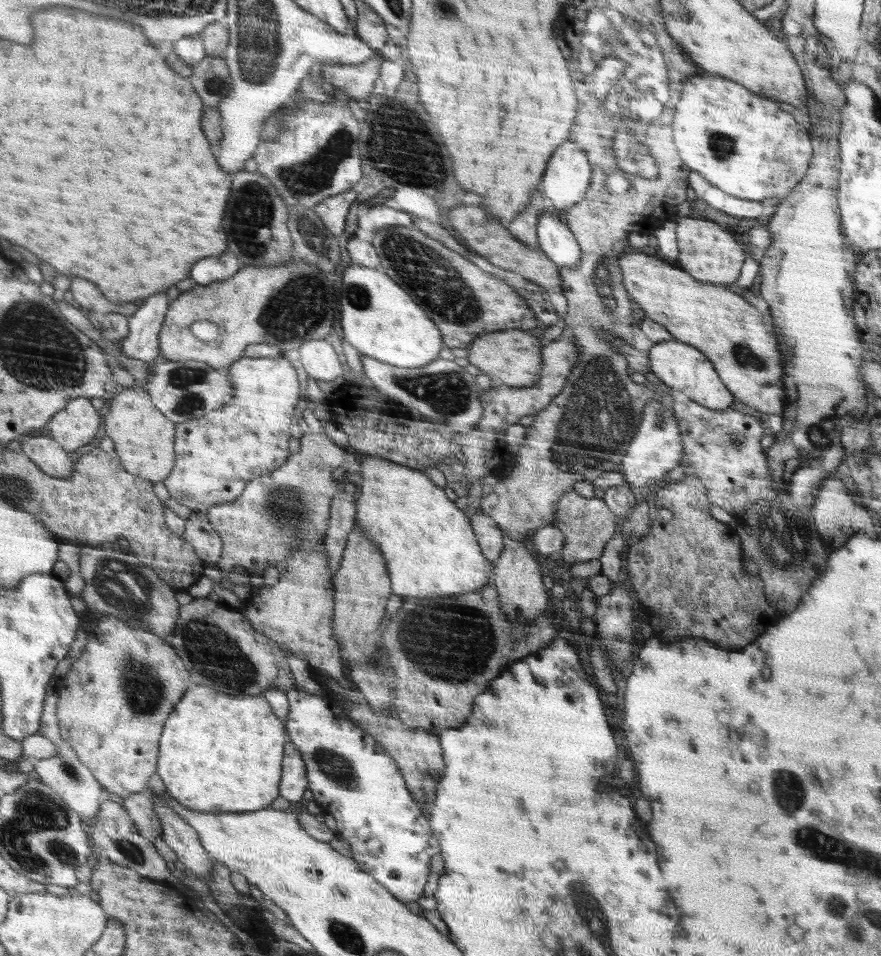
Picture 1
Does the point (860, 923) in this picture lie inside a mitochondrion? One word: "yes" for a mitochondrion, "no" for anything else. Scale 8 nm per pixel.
yes

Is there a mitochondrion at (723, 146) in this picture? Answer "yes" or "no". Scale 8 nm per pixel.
yes

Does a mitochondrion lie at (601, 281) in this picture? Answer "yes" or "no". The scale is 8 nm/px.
yes

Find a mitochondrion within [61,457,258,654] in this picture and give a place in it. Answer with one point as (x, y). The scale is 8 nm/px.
(131, 590)

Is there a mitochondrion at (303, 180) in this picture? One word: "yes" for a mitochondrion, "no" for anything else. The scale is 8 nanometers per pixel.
yes

